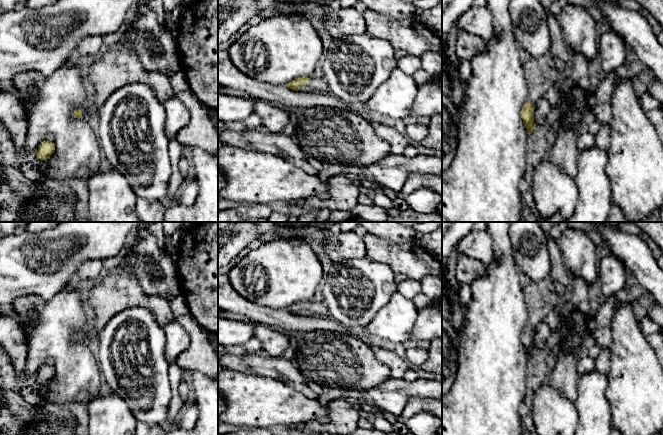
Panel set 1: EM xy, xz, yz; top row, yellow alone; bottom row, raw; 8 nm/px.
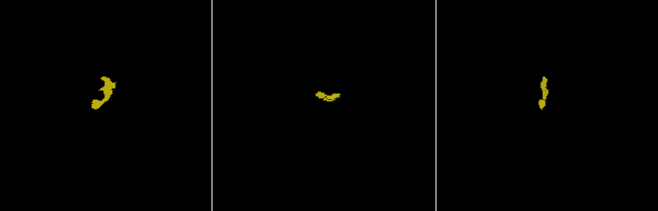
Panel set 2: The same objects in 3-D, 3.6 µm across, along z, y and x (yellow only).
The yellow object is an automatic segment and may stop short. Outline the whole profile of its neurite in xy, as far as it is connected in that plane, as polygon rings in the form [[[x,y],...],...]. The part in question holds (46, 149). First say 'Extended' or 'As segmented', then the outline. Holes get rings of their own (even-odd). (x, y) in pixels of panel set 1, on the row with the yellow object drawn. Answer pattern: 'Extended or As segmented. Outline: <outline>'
As segmented. Outline: [[[43,141],[36,153],[36,157],[40,160],[48,159],[55,151],[55,145],[50,141]]]

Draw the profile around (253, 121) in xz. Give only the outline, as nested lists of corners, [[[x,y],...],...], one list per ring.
[[[252,113],[242,123],[245,127],[250,128],[250,129],[257,129],[257,130],[264,129],[261,119],[255,113]]]

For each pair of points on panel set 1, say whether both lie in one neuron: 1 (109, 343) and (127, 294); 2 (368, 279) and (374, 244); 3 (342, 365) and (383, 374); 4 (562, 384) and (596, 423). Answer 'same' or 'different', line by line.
1: different
2: different
3: same
4: different

